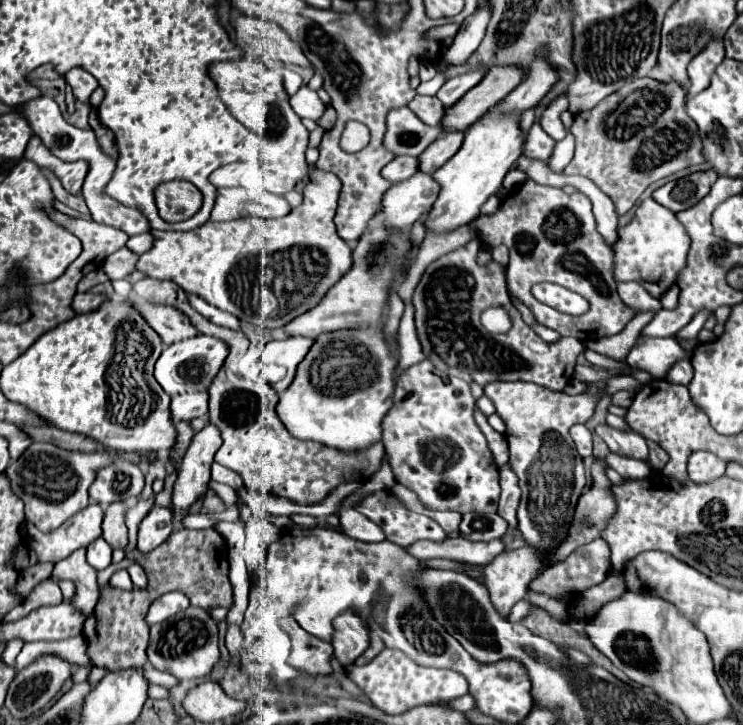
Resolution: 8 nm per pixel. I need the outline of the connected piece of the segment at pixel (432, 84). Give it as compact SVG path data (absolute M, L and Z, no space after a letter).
M439 69L437 75L435 75L431 81L421 83L421 85L417 87L417 93L419 93L419 95L435 95L435 93L441 89L441 85L443 85L445 81L447 81L447 77L445 77L445 73Z

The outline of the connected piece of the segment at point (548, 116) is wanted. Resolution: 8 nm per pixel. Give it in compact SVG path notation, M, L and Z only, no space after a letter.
M564 95L559 96L545 109L545 113L543 113L541 121L539 121L541 127L543 127L543 131L545 131L549 137L553 137L555 141L561 141L561 139L565 137L565 127L563 127L563 123L561 123L559 115L561 115L563 111L567 111L567 107L569 107L567 98Z

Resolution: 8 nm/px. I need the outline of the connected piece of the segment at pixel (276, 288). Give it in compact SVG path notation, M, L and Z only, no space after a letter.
M309 167L311 177L303 189L303 203L295 207L289 215L281 219L261 219L261 217L245 217L237 221L225 223L205 223L199 229L187 233L175 231L151 231L155 237L155 245L139 257L137 269L147 273L153 279L167 279L177 283L183 291L195 293L203 297L207 303L219 307L235 315L239 321L251 321L255 325L263 325L269 329L285 327L289 321L299 317L301 313L313 309L323 295L351 269L351 249L337 235L333 217L337 209L339 197L339 181L333 173L317 171L317 167Z

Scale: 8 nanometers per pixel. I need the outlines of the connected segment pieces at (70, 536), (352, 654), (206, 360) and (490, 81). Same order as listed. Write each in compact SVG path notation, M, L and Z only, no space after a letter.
M91 503L53 533L41 533L29 521L23 523L23 529L37 553L37 559L55 565L67 559L73 551L87 547L93 539L97 539L101 535L101 521L103 521L101 507Z
M345 611L333 619L331 645L335 649L337 661L347 667L369 647L369 629L355 611Z
M197 335L193 339L179 341L163 349L161 357L155 363L155 379L169 397L187 391L207 391L211 381L223 367L227 355L229 355L229 345L225 341L209 335Z
M519 65L491 67L485 79L475 85L473 91L469 91L457 105L453 105L453 109L445 111L443 127L447 131L465 131L469 125L481 119L485 111L503 101L523 81L523 75L525 73Z

